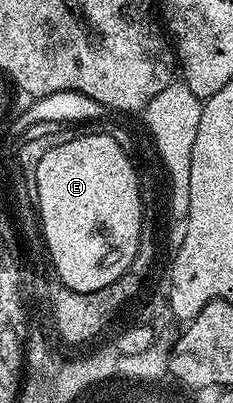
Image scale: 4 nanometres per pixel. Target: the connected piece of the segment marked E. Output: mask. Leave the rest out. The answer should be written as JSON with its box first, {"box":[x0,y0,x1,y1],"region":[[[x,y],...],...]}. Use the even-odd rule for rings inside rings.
{"box":[36,132,142,292],"region":[[[92,132],[89,136],[73,135],[70,142],[62,142],[62,146],[54,146],[54,150],[46,150],[42,162],[38,162],[36,174],[38,223],[42,229],[42,239],[46,245],[46,251],[60,276],[60,280],[65,287],[73,292],[102,291],[102,285],[110,286],[112,276],[116,276],[116,272],[120,272],[120,268],[124,268],[124,264],[128,264],[128,256],[132,256],[132,248],[136,248],[136,224],[140,224],[140,208],[136,208],[136,189],[142,185],[139,177],[136,176],[135,166],[127,154],[124,153],[122,144],[116,142],[112,136],[104,132]]]}

